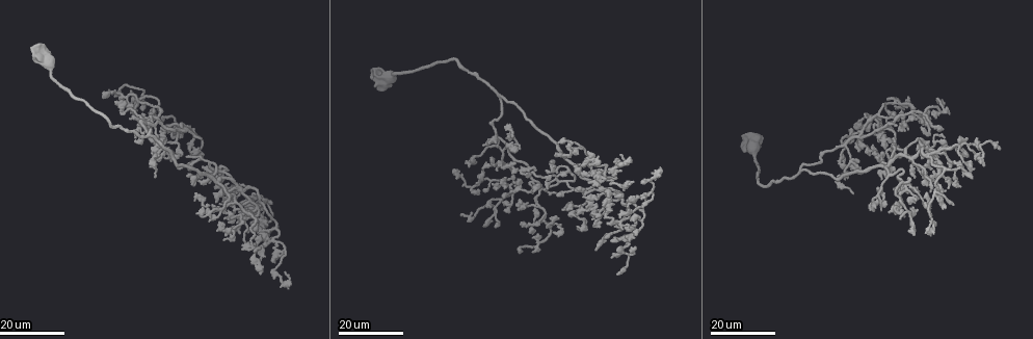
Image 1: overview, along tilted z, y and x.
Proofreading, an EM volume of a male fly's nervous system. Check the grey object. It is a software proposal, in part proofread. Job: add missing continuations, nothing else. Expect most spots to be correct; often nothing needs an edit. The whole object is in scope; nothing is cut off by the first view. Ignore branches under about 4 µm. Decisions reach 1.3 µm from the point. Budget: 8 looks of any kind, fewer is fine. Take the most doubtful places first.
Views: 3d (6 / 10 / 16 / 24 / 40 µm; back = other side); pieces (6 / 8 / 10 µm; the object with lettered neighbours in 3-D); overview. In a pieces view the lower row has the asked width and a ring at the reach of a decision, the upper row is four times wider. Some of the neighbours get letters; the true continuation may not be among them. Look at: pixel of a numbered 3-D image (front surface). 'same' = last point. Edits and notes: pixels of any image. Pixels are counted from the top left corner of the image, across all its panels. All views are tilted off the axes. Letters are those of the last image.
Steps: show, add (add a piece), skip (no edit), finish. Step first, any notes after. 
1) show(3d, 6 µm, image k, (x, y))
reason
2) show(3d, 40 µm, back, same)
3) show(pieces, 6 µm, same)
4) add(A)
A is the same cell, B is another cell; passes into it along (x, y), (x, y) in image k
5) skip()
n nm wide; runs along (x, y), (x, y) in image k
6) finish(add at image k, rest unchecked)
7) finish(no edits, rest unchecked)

show(3d, 24 µm, image 1, (214, 205))
branch stops here

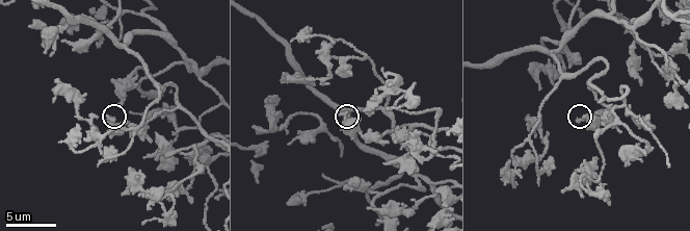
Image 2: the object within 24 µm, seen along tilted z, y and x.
show(3d, 10 µm, image 2, (576, 118))

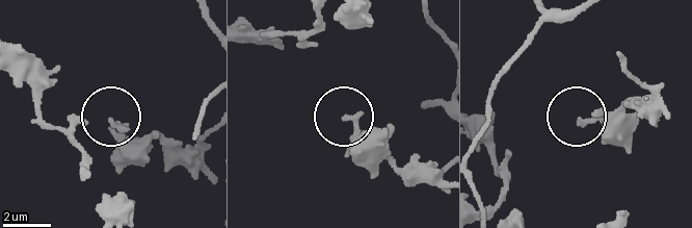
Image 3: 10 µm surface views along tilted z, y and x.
show(pieces, 8 µm, image 3, (344, 119))

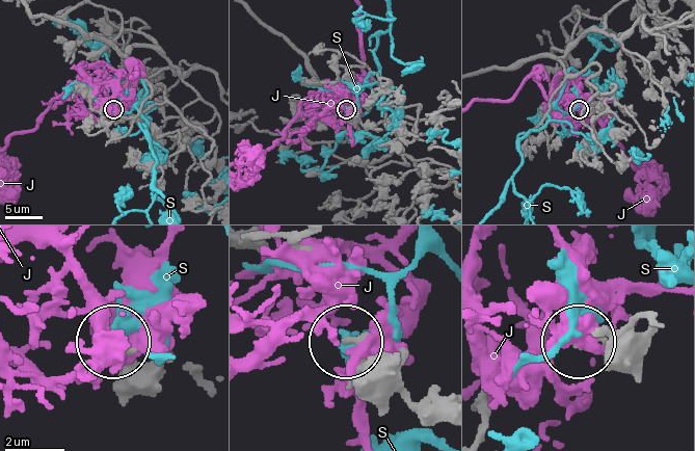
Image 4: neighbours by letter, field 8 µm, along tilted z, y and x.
skip()
J and S are other cells; no lettered piece goes on from it

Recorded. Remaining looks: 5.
show(3d, 24 µm, image 1, (967, 137))
branch stops here

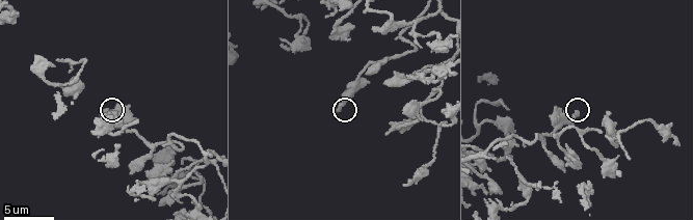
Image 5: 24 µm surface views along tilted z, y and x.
show(pieces, 10 µm, image 5, (338, 110))

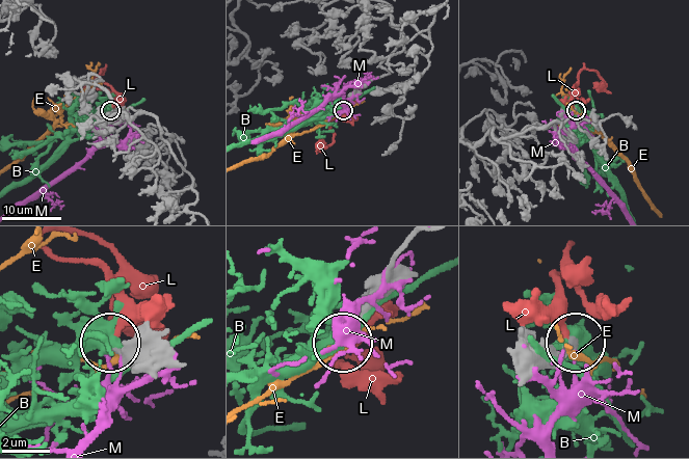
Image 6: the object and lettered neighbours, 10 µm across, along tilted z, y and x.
skip()
B, E, L and M are other cells; runs along (154, 366), (111, 341) in image 6; no lettered piece goes on from it

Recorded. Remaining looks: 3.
show(pieces, 10 µm, image 5, (407, 77))
an open end

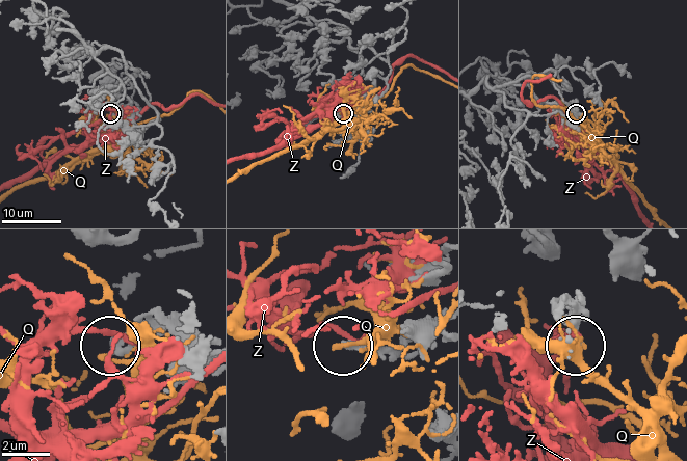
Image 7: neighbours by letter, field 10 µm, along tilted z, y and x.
skip()
270 nm wide; Q and Z are other cells; no lettered piece goes on from it

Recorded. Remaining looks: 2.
show(3d, 24 µm, image 1, (157, 175))
an open end

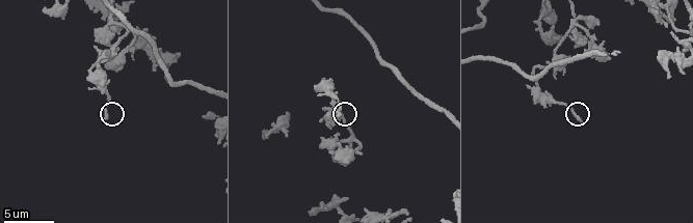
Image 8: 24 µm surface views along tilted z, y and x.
show(pieces, 6 µm, image 8, (581, 118))
see the neighbours

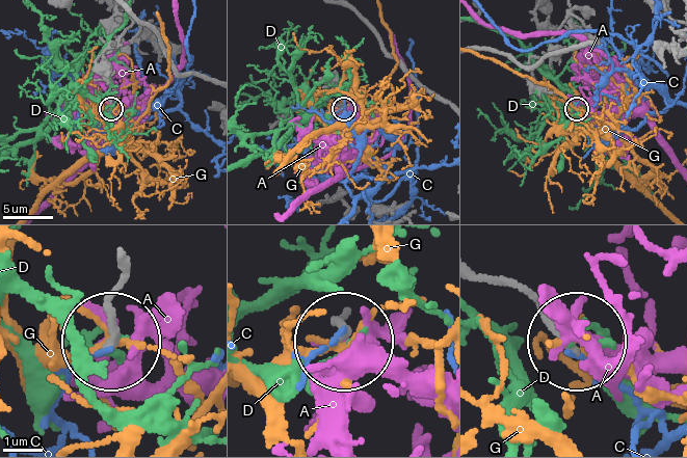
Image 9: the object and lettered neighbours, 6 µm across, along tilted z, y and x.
skip()
190 nm wide; A, C, D and G are other cells; runs along (120, 258), (109, 342) in image 9; none of them fits

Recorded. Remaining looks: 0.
finish(no edits, rest unchecked)

